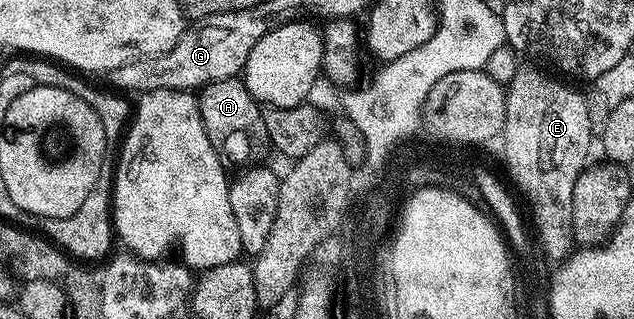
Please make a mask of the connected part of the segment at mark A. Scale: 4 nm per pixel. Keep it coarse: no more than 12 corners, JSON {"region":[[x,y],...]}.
{"region":[[241,78],[196,98],[208,141],[249,164],[266,139],[263,108]]}

